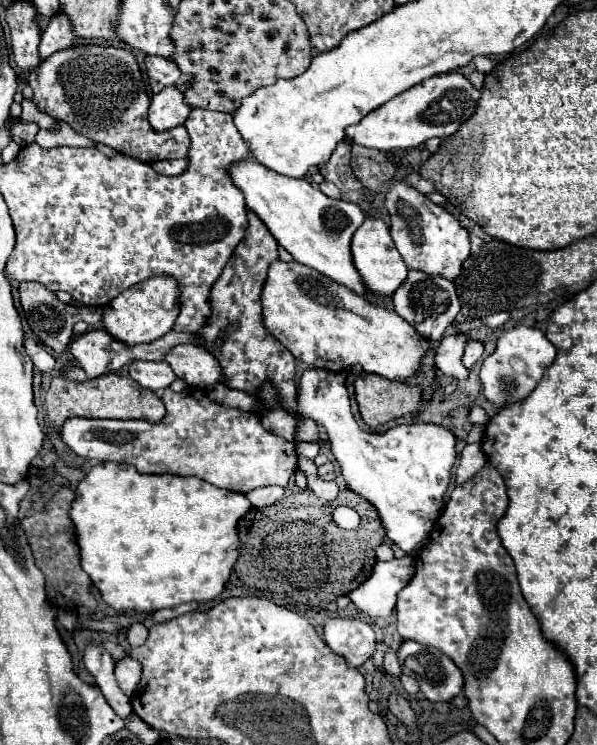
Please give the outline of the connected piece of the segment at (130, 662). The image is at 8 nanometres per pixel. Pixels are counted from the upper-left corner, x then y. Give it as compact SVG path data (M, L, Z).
M125 656L123 660L119 660L119 662L115 664L115 676L117 676L119 688L121 688L127 696L131 696L133 690L137 688L137 684L139 684L141 666L139 666L139 662L137 662L135 658Z

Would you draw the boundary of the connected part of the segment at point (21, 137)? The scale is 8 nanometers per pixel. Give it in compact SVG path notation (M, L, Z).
M21 122L21 124L13 124L13 138L17 140L17 142L21 142L21 144L29 144L29 142L33 142L33 138L35 138L35 134L37 134L37 126L35 124L31 124L31 122Z

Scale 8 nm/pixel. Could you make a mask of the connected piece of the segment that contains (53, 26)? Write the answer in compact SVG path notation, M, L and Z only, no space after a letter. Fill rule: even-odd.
M57 12L51 18L47 30L43 32L39 54L41 54L43 60L47 60L53 52L71 48L75 42L77 42L77 36L75 36L71 18L67 18L67 14L63 14L63 12Z

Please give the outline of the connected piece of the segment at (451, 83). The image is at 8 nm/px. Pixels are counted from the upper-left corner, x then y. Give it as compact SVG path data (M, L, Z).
M461 72L437 74L435 78L429 78L427 82L413 86L411 90L407 90L407 92L391 98L383 106L375 108L359 124L349 126L345 130L347 140L367 146L367 148L377 148L383 152L417 148L433 136L447 138L453 132L457 132L459 126L463 122L467 122L473 116L473 112L477 110L479 98L481 98L481 90L475 88L465 74L461 74Z

